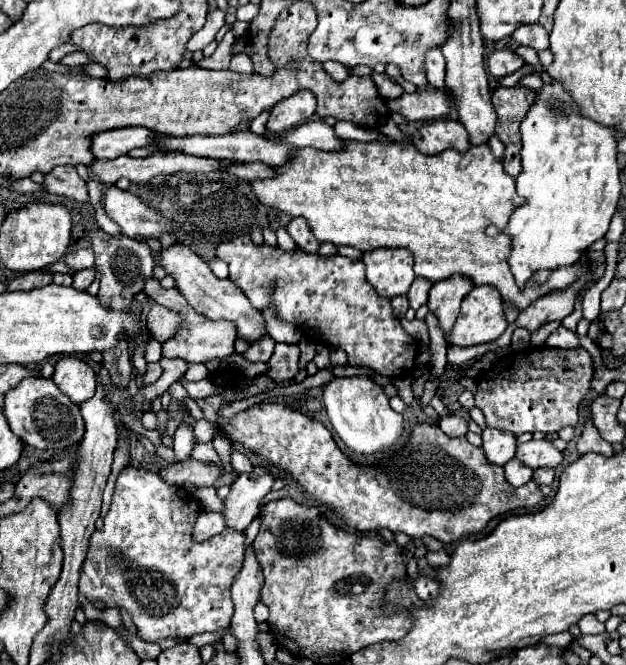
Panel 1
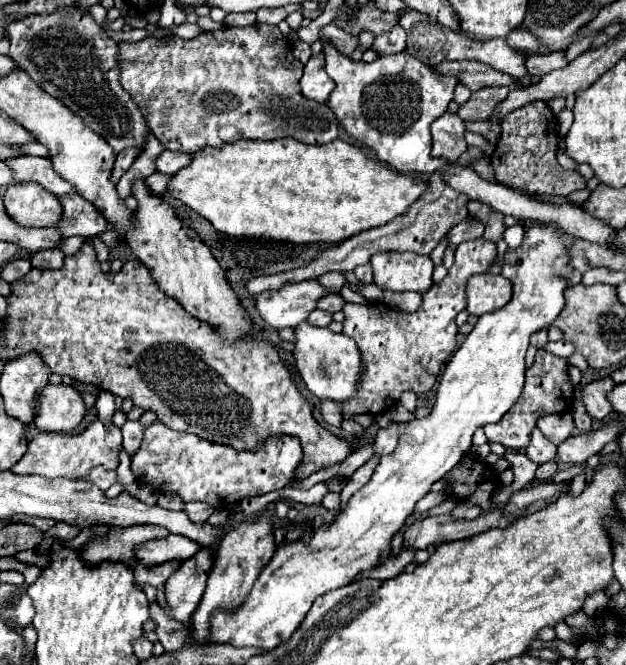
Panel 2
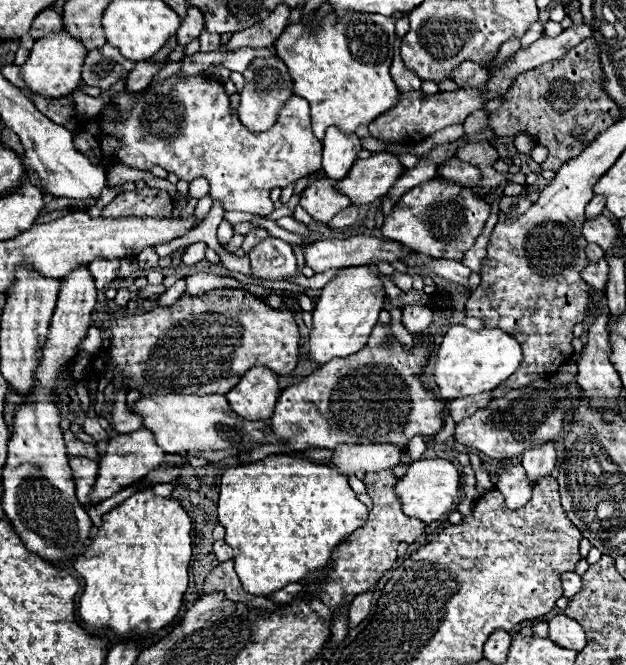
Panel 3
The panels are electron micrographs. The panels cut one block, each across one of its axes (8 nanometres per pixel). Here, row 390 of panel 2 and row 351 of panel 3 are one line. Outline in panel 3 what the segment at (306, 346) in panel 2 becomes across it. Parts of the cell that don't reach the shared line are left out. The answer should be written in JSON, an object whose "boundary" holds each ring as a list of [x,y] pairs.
{"boundary":[[[358,266],[358,268],[346,268],[340,270],[324,288],[318,298],[318,304],[314,308],[314,332],[310,334],[310,356],[316,360],[320,366],[326,364],[332,358],[344,358],[348,354],[358,352],[366,342],[372,332],[372,328],[378,324],[378,314],[384,308],[384,284],[376,272],[372,272],[368,266]]]}

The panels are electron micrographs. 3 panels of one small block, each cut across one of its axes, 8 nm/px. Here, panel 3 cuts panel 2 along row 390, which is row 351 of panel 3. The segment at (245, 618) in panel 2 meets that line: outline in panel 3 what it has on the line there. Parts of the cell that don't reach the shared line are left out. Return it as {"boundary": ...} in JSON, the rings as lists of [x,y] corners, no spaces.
{"boundary":[[[456,324],[448,330],[442,344],[438,346],[436,364],[434,364],[434,378],[440,388],[442,398],[466,398],[482,392],[494,390],[500,382],[514,374],[514,370],[522,362],[520,344],[502,330],[496,328],[482,328],[478,332]]]}

